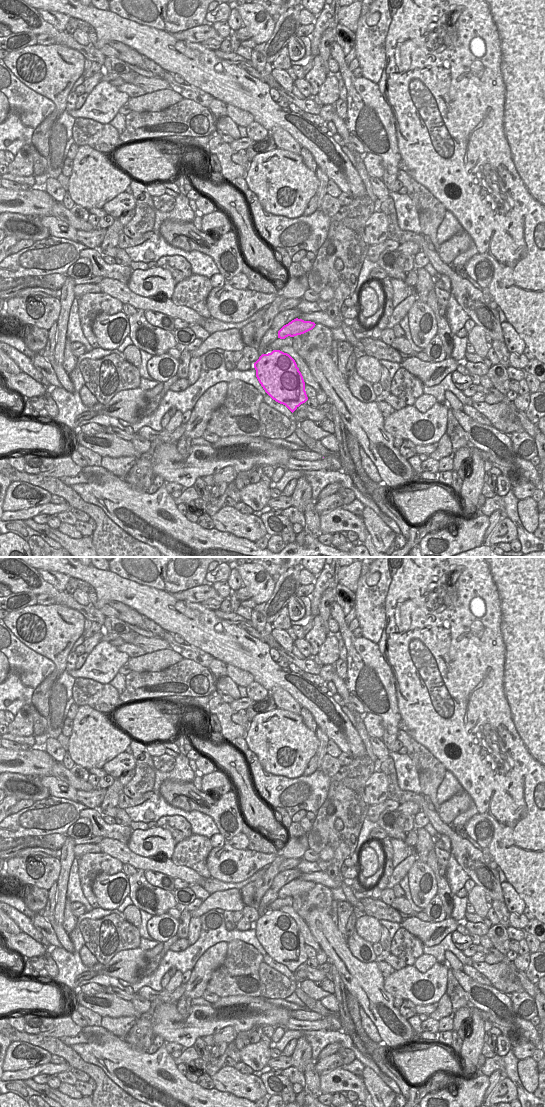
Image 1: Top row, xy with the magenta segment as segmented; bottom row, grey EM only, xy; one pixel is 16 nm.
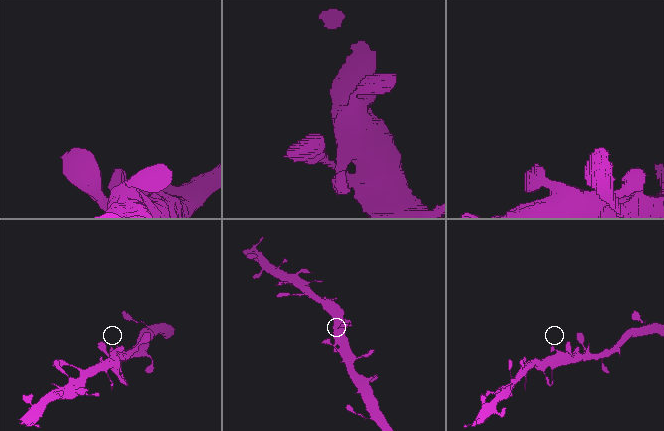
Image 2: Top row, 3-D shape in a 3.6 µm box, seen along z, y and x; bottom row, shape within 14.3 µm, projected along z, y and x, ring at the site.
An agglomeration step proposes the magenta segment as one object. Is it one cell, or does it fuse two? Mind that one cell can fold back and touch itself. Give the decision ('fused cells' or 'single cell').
single cell

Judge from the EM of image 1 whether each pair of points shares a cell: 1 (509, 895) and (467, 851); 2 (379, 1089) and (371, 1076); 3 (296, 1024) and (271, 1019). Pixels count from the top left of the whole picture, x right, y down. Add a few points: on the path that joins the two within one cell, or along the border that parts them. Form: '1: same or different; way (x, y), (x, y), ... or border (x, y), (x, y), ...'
1: different; border (500, 883), (504, 901)
2: same; way (376, 1086), (371, 1079)
3: different; border (289, 1016), (282, 1026)

